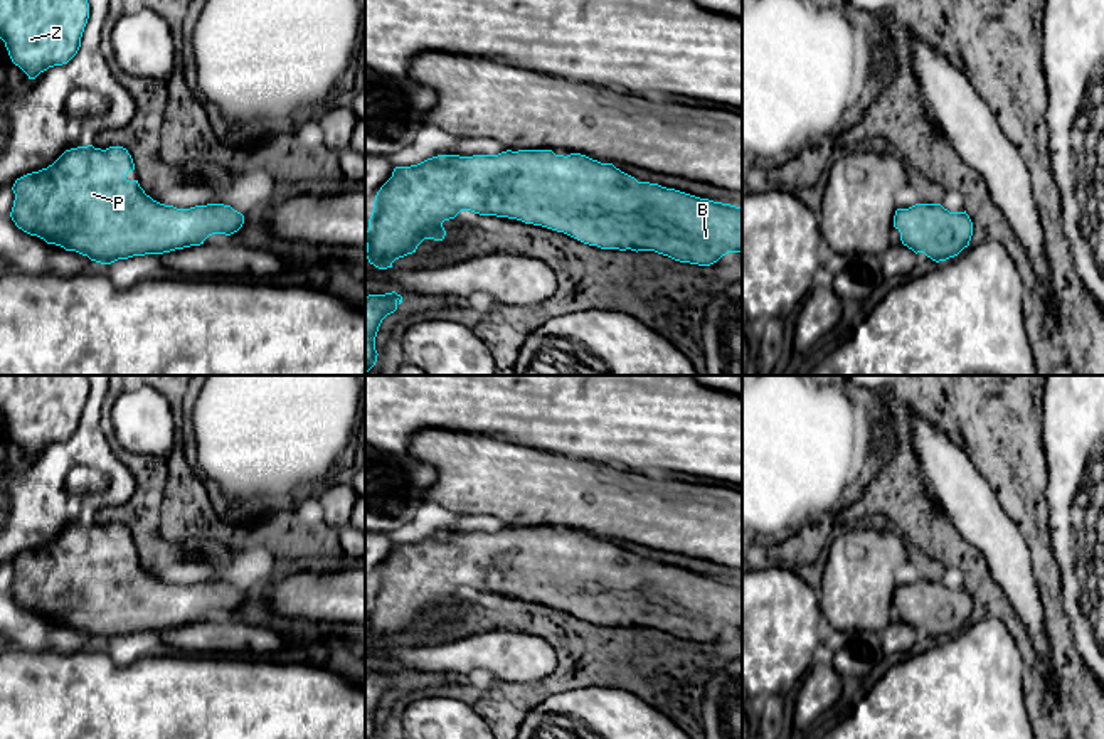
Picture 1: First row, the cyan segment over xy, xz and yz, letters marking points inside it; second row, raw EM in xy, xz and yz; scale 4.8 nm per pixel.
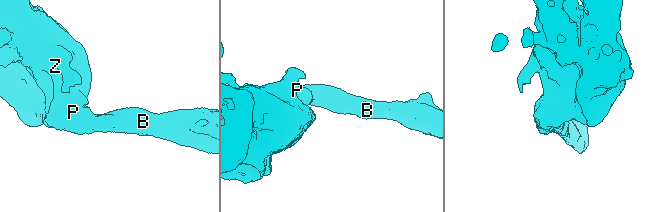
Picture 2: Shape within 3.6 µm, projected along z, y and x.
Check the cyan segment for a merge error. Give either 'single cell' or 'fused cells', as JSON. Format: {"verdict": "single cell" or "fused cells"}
{"verdict": "single cell"}

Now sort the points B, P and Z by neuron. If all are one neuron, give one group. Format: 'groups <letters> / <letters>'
groups B P Z

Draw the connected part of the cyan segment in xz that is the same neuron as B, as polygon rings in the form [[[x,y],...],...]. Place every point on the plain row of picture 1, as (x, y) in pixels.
[[[507,527],[498,532],[438,532],[417,542],[395,544],[375,572],[365,635],[379,646],[392,645],[395,636],[416,630],[424,616],[443,618],[443,599],[461,587],[542,603],[601,626],[655,628],[698,643],[742,628],[742,584],[638,559],[613,540],[581,530]]]

